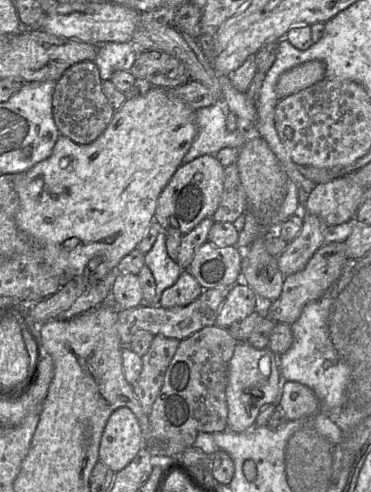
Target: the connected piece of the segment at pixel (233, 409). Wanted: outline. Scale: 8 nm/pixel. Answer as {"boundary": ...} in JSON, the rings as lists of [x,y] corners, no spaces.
{"boundary":[[[239,341],[228,366],[226,403],[228,408],[227,429],[241,433],[251,429],[260,411],[267,405],[277,404],[283,379],[279,370],[279,356],[269,348],[256,349],[247,341]]]}

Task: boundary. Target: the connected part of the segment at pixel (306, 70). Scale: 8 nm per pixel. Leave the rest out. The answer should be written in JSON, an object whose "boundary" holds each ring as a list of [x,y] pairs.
{"boundary":[[[311,60],[282,73],[276,84],[278,100],[306,89],[325,79],[325,64]]]}

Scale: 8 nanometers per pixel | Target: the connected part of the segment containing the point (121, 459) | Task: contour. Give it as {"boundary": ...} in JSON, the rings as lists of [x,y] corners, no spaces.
{"boundary":[[[127,407],[114,410],[101,436],[99,460],[116,473],[125,468],[142,447],[142,430],[134,413]]]}

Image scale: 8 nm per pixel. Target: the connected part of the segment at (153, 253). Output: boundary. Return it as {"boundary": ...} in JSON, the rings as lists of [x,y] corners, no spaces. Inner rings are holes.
{"boundary":[[[160,231],[155,243],[152,248],[145,254],[145,265],[150,269],[155,283],[156,283],[156,295],[152,302],[146,303],[150,306],[160,306],[159,301],[162,295],[162,292],[171,287],[178,280],[180,273],[182,272],[182,268],[177,264],[176,261],[172,260],[166,250],[166,233],[164,231]]]}

